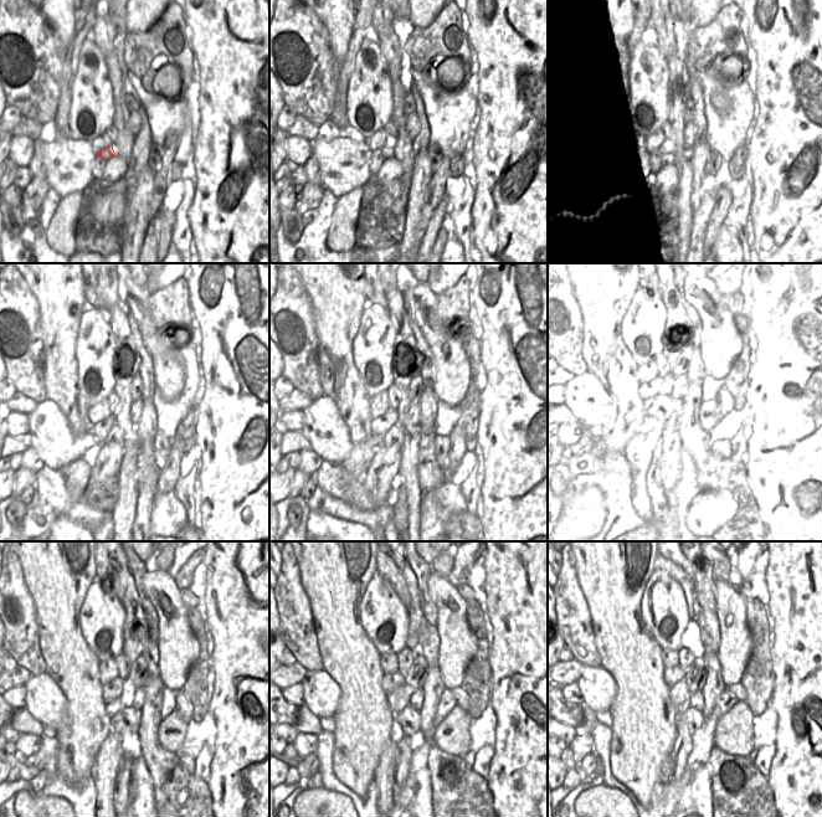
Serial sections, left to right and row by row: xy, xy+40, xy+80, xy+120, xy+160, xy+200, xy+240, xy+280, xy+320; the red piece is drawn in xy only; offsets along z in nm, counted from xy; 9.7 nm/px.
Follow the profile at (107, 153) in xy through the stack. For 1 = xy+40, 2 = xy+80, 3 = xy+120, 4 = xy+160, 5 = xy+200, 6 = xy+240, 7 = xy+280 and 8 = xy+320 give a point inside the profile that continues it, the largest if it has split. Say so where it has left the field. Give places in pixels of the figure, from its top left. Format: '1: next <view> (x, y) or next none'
1: next xy+40 (388, 152)
2: next xy+80 (669, 157)
3: next xy+120 (116, 435)
4: next xy+160 (395, 436)
5: next xy+200 (677, 438)
6: next xy+240 (128, 719)
7: next xy+280 (409, 719)
8: next xy+320 (694, 719)

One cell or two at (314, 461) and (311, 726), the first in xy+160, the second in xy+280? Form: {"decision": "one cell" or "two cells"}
{"decision": "two cells"}

